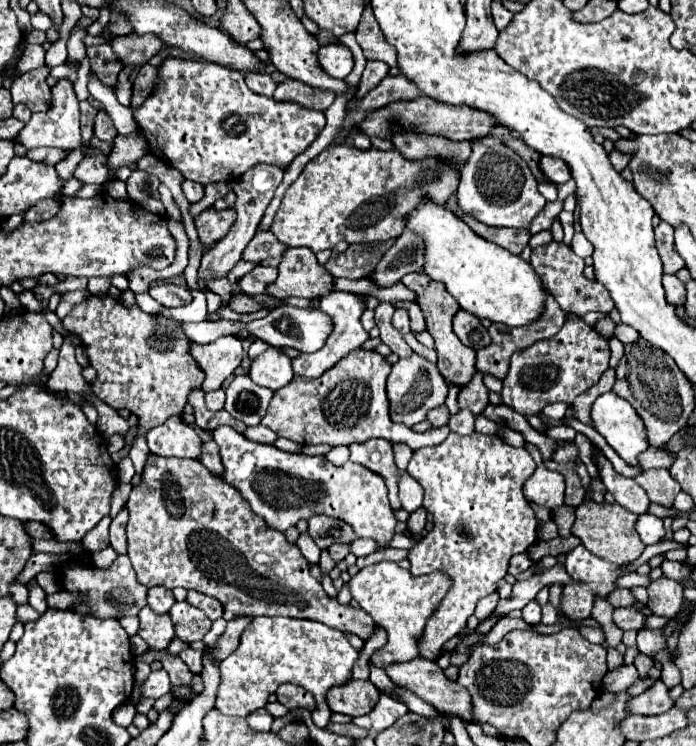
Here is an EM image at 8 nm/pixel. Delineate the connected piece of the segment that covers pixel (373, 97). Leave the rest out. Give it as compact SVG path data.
M388 74L372 92L368 92L364 96L364 100L360 100L360 102L350 100L346 108L354 108L354 104L356 104L356 108L360 106L366 112L372 112L372 110L384 108L396 100L412 100L416 96L420 96L420 90L416 90L416 86L412 86L408 82L408 78L404 78L402 74L398 74L398 76Z

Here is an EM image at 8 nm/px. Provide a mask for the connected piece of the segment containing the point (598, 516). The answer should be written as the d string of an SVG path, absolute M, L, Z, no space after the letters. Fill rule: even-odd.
M584 500L576 508L576 520L574 520L574 526L570 532L574 536L578 536L582 540L582 546L588 548L592 554L620 566L620 564L634 562L646 548L646 544L640 540L640 536L636 532L636 522L638 522L638 514L632 514L618 502L596 504L596 502Z

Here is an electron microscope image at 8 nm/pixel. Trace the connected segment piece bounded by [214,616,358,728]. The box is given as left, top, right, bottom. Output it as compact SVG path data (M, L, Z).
M254 618L242 634L240 646L232 656L220 662L220 690L216 694L216 708L222 714L234 716L234 694L252 694L252 690L278 690L280 684L290 682L302 686L313 694L317 708L312 711L313 723L326 728L330 722L330 710L326 706L326 692L334 686L342 686L352 676L352 666L358 652L348 638L314 620L296 618Z

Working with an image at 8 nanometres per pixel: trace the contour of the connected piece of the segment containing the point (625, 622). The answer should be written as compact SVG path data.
M616 608L614 624L618 624L620 630L642 630L646 616L638 608Z

